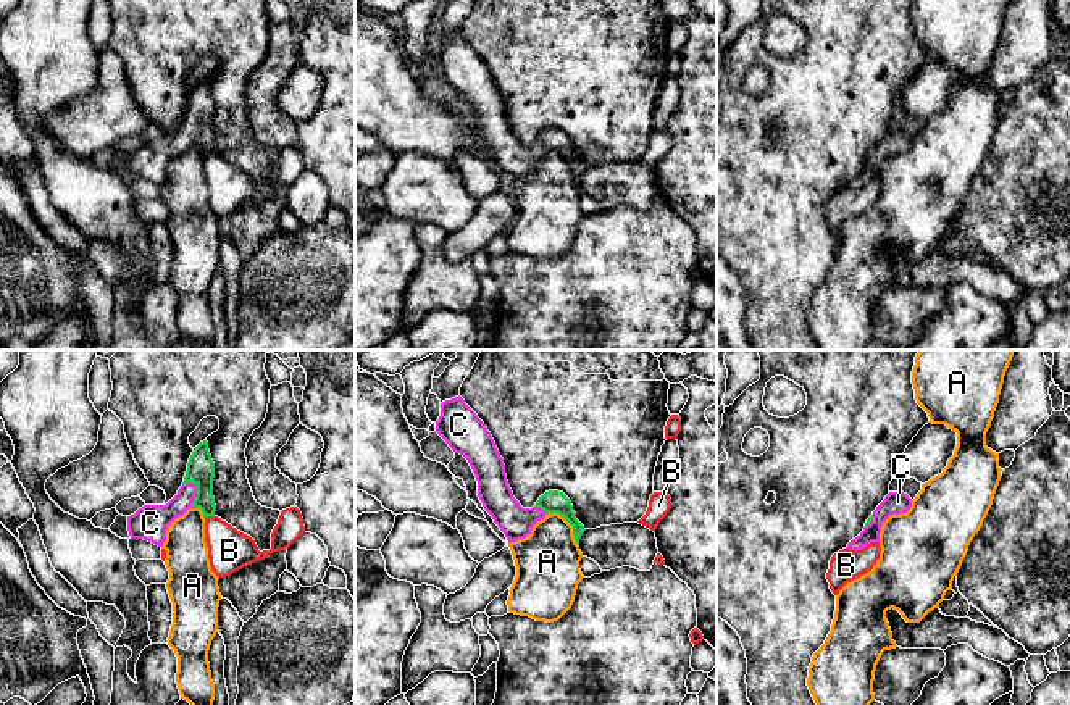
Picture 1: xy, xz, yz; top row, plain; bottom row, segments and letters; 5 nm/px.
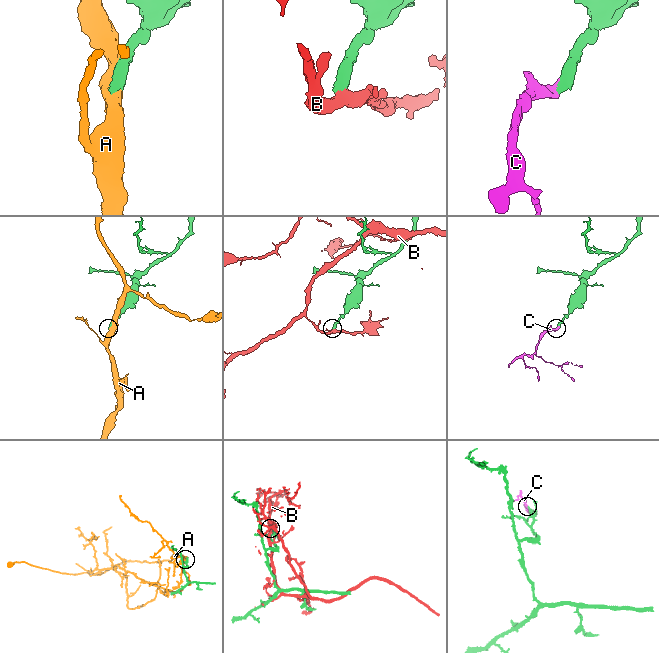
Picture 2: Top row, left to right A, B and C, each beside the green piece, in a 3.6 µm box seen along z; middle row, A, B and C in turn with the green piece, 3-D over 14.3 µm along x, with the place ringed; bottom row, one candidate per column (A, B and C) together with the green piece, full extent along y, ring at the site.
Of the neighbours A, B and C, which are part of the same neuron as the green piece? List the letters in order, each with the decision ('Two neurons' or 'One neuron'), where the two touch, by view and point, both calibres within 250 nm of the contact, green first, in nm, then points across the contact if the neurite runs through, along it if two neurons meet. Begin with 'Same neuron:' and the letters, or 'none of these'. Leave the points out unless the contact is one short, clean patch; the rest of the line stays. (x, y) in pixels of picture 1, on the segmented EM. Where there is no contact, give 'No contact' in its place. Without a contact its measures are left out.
Same neuron: C
A: Two neurons. Touches green at xz (570, 523). Thickness 110 nm (green) against 320 nm
B: Two neurons. Touches green at xy (208, 515). Thickness 140 nm (green) against 220 nm. Boundary: xy (213, 515), (205, 518)
C: One neuron. Touches green at xy (196, 494). Thickness 140 nm (green) against 160 nm. Path across: xy (200, 470), (196, 494), (154, 520)

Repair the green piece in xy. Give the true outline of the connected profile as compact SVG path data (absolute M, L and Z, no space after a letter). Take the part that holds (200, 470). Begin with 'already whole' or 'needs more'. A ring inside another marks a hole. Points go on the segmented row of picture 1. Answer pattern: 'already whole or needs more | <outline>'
needs more | M203 440L194 448L184 482L171 500L166 505L144 505L127 516L131 539L144 539L163 547L169 524L189 508L200 508L203 518L215 516L213 478L215 463L208 442Z

